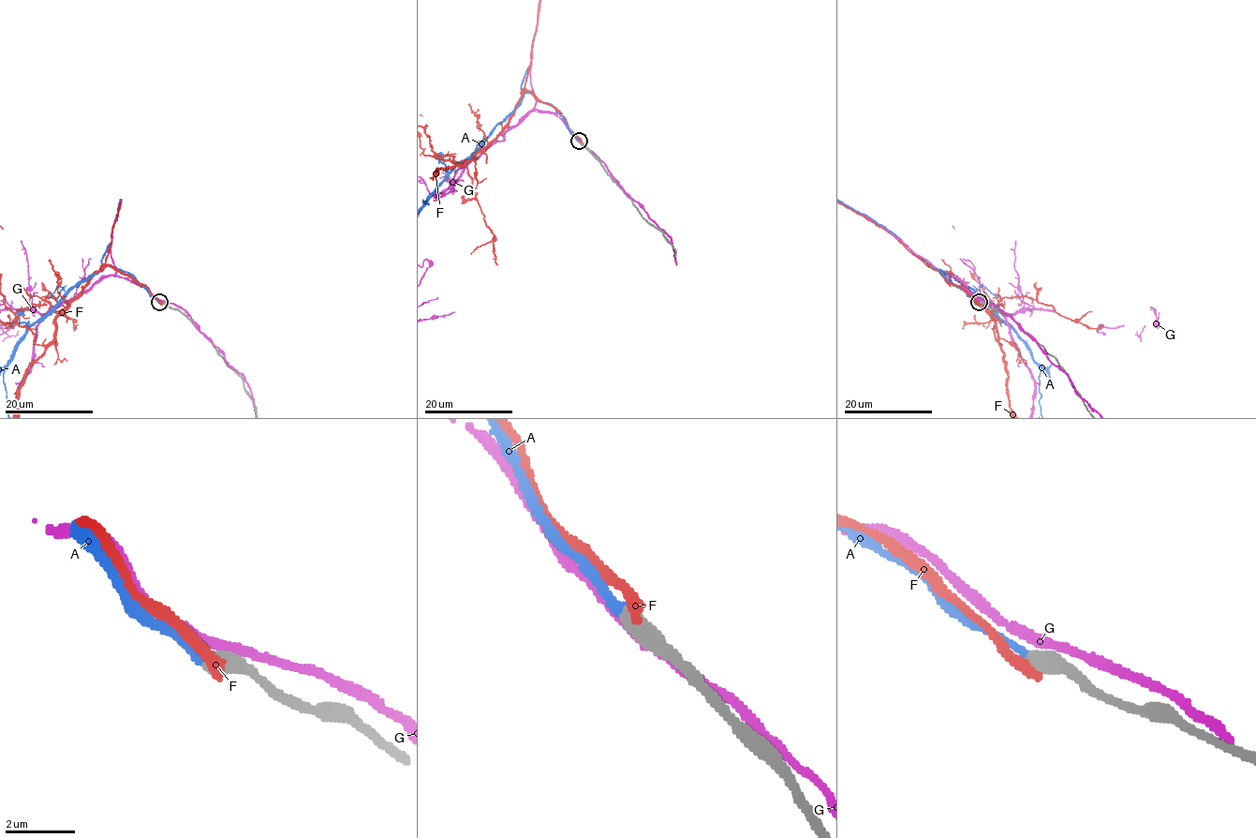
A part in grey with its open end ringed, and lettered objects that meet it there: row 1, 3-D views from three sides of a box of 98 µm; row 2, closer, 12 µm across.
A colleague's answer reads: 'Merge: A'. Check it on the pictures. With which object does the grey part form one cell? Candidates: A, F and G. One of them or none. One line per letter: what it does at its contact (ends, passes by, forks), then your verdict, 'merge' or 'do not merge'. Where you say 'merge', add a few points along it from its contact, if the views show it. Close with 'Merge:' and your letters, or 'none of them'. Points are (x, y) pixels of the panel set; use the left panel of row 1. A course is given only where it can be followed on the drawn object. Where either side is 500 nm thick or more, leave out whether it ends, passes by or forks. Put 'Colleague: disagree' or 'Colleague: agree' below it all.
A: merge
F: do not merge
G: do not merge
Merge: A
Colleague: agree

